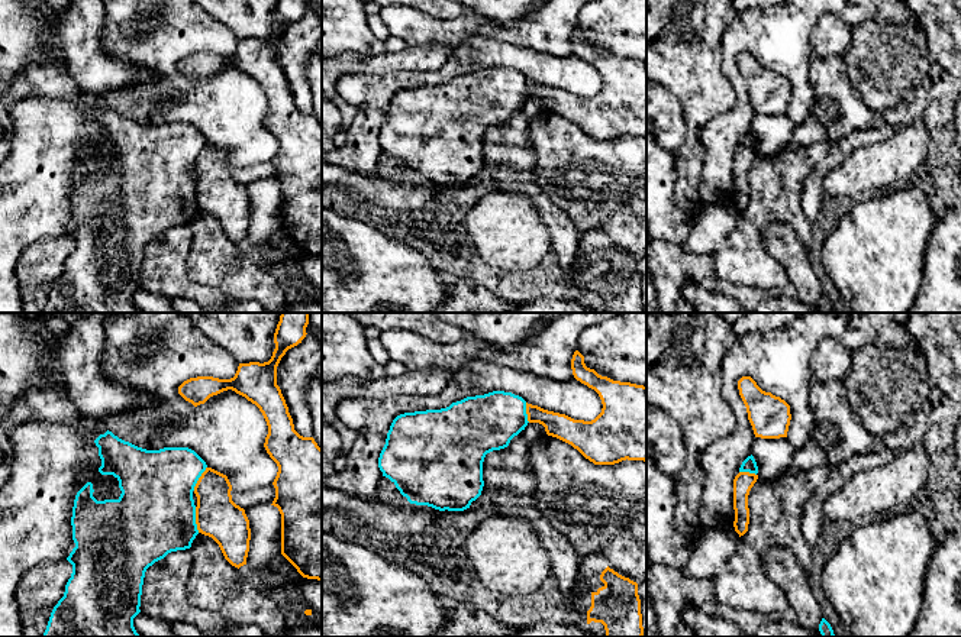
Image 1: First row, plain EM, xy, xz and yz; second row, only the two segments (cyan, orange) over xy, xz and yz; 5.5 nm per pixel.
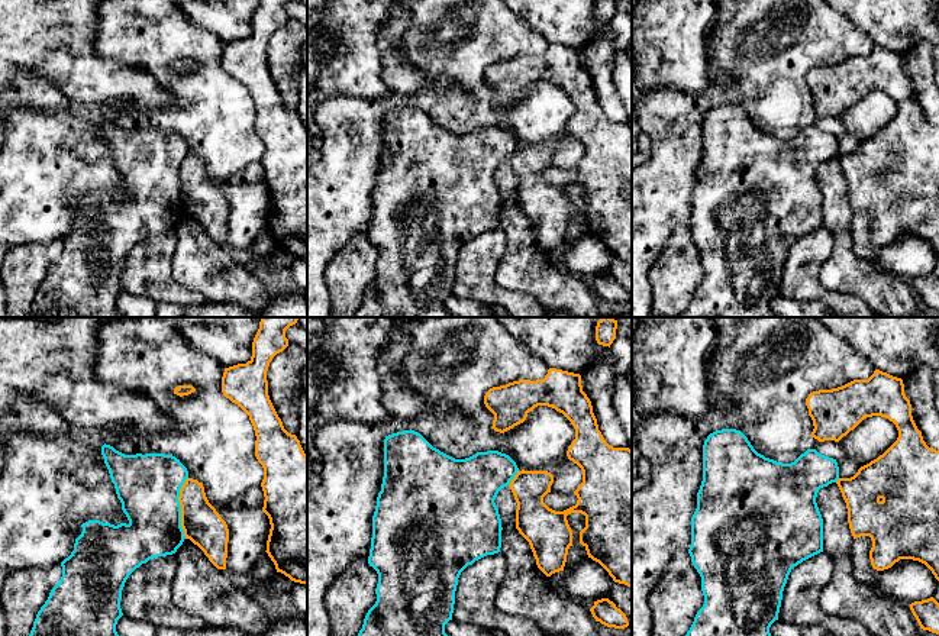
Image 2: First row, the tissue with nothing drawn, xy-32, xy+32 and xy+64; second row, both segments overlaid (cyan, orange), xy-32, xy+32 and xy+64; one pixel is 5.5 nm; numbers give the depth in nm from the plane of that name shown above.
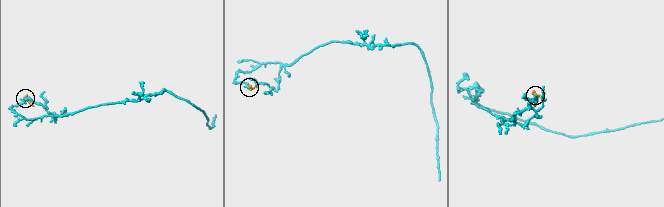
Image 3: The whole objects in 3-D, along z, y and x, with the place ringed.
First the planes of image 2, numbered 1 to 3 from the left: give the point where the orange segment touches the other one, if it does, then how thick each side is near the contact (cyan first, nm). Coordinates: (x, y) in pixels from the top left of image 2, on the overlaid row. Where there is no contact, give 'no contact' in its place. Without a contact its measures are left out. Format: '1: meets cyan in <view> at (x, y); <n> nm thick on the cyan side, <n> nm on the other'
1: meets cyan in xy-32 at (180, 507); 360 nm thick on the cyan side, 220 nm on the other
2: meets cyan in xy+32 at (513, 477); 320 nm thick on the cyan side, 190 nm on the other
3: meets cyan in xy+64 at (836, 480); 280 nm thick on the cyan side, 220 nm on the other

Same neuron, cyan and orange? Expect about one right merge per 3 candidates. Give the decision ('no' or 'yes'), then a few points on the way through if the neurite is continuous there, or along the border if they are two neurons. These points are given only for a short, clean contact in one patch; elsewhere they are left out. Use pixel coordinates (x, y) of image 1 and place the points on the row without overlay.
no; border xy (194, 183), (194, 199), (199, 207)

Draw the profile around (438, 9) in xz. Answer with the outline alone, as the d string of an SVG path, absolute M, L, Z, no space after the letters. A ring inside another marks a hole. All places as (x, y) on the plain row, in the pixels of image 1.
M362 0L362 1L377 3L383 9L387 6L410 7L439 20L452 20L464 16L474 17L478 20L488 20L483 14L451 0Z

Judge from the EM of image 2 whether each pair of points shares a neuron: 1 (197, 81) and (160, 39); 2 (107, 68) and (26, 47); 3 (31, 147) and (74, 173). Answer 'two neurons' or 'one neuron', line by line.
1: one neuron
2: one neuron
3: one neuron

